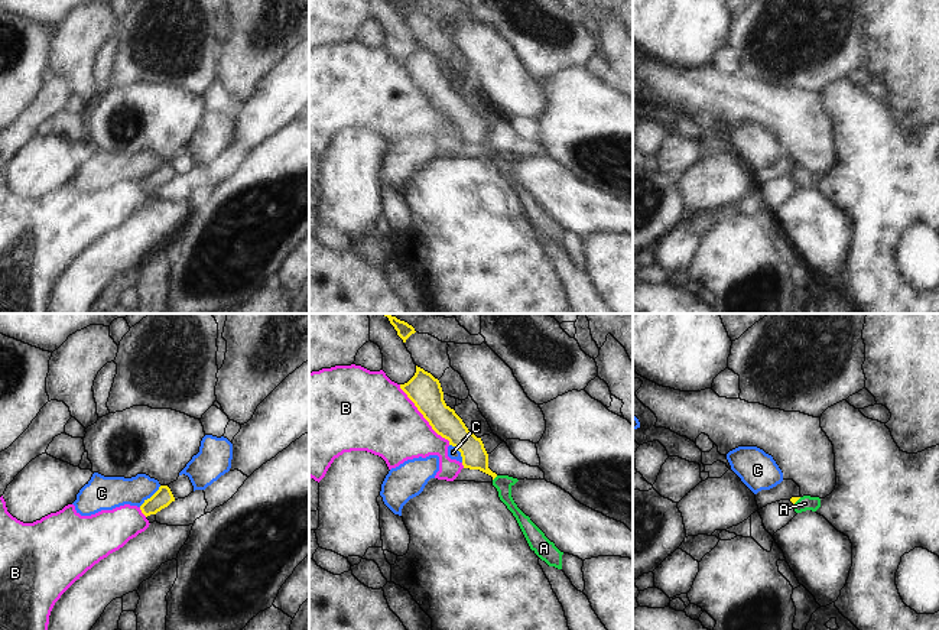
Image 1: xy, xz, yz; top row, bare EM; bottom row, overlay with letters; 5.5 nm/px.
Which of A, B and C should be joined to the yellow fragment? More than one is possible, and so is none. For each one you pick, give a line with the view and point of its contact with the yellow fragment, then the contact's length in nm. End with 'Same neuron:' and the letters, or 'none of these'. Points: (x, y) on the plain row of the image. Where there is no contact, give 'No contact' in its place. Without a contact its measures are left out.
A: Touches yellow at xz (494, 153). Shared border 40 nm
Same neuron: A

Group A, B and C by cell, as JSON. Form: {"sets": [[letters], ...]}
{"sets": [["A"], ["B"], ["C"]]}

